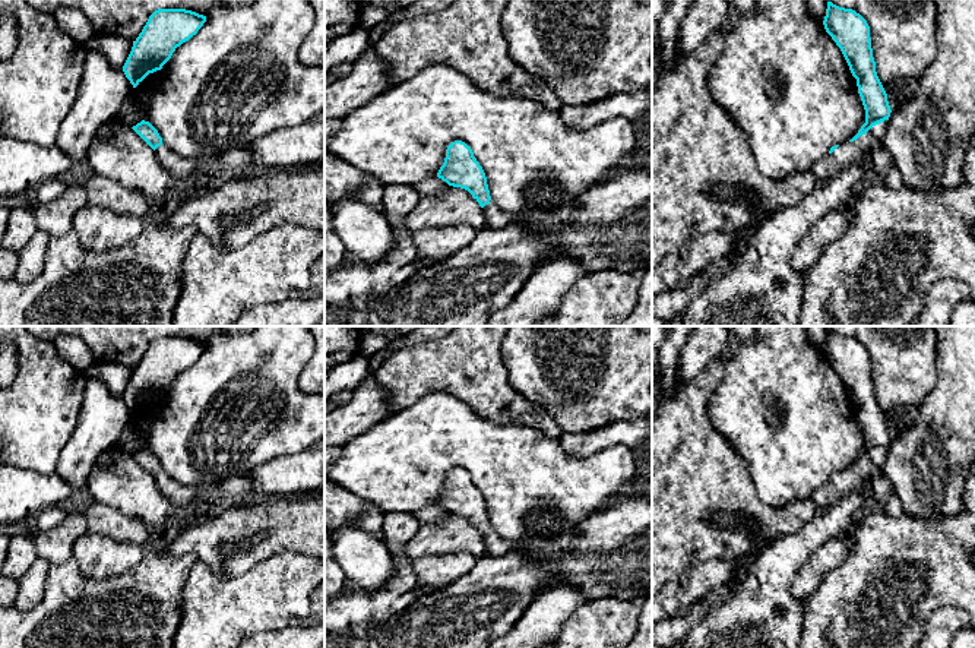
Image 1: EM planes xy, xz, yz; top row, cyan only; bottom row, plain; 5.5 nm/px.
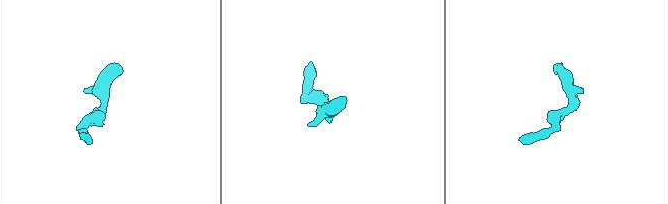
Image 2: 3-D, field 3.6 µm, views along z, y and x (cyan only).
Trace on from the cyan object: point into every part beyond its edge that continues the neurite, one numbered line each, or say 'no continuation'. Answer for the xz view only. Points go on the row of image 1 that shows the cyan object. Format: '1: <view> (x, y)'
1: xz (496, 218)

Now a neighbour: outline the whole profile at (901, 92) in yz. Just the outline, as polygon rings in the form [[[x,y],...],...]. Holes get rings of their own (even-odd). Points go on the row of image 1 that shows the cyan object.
[[[902,80],[893,86],[892,92],[887,95],[887,101],[892,111],[896,107],[903,105],[909,99],[909,97],[912,95],[914,86],[915,83],[909,83],[906,80]]]

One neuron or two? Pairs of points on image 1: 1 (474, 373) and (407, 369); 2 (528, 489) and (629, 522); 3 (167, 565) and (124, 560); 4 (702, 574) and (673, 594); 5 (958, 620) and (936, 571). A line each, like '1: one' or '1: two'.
1: one
2: two
3: two
4: one
5: two

